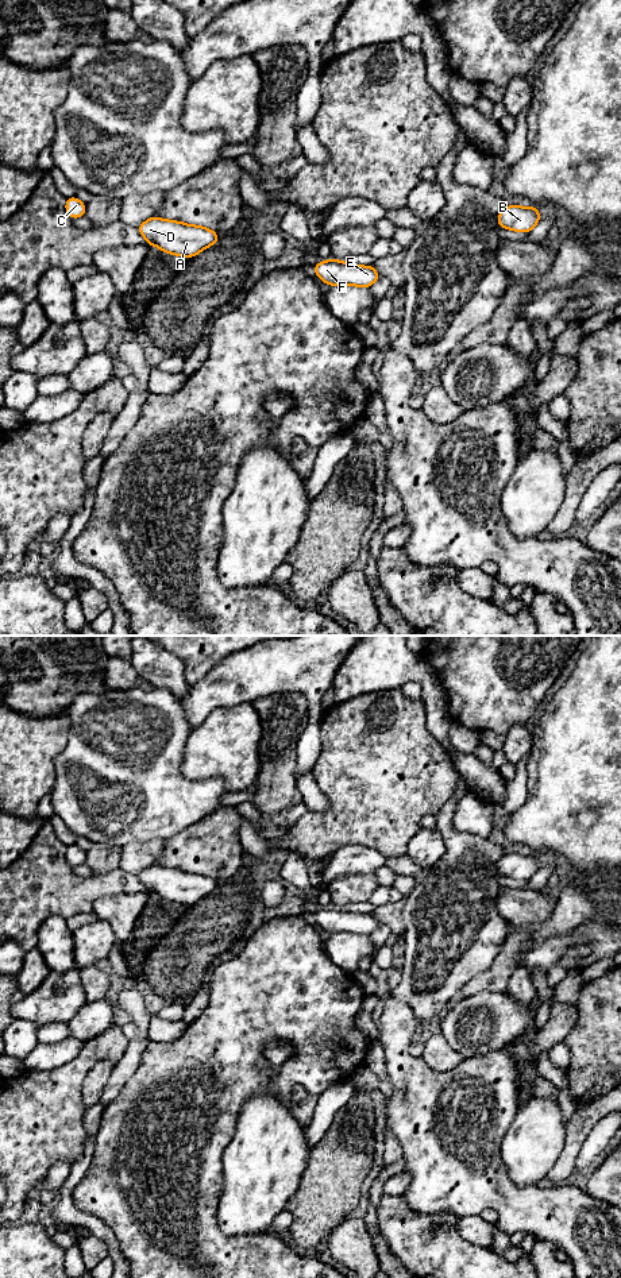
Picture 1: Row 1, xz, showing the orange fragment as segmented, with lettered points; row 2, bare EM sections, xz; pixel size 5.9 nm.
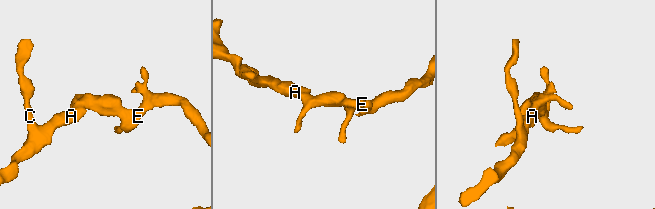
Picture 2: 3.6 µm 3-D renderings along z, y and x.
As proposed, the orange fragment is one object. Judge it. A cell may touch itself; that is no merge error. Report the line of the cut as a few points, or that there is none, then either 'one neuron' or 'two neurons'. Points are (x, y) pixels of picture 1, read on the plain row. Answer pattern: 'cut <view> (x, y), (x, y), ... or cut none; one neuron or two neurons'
cut none; one neuron

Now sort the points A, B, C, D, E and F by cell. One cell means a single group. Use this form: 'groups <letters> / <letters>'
groups A B C D E F

